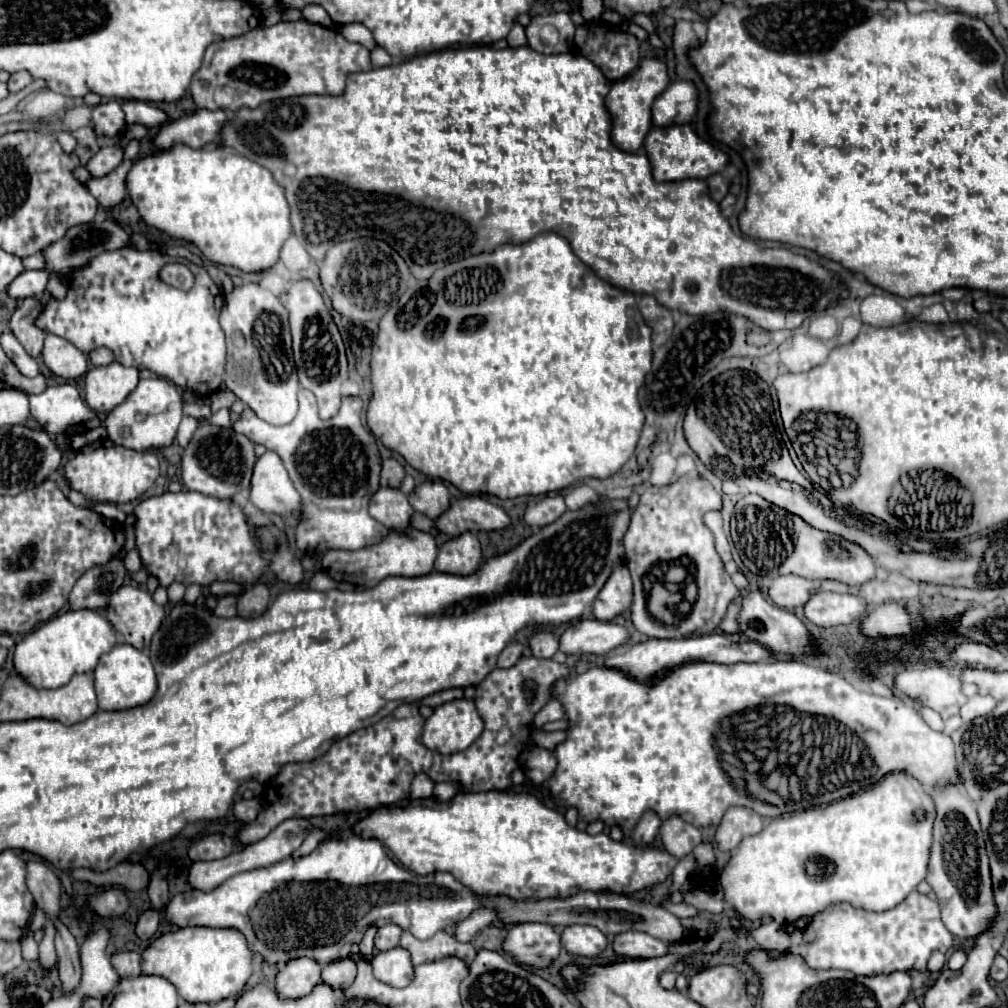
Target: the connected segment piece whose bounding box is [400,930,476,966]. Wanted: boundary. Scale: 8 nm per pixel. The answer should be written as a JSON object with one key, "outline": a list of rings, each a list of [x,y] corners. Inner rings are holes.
{"outline":[[[444,930],[436,932],[428,940],[418,940],[412,934],[404,932],[402,940],[400,940],[400,946],[410,952],[410,958],[412,958],[414,966],[424,964],[424,962],[442,960],[442,958],[448,958],[448,956],[456,956],[466,966],[470,966],[472,960],[474,960],[474,956],[476,956],[476,950],[474,950],[472,944],[456,942],[456,938],[450,936],[450,934],[446,934]]]}

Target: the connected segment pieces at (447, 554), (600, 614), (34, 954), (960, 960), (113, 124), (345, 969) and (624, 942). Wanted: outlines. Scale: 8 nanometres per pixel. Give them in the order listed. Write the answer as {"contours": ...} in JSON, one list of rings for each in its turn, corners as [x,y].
{"contours":[[[[464,532],[456,538],[446,540],[440,546],[438,558],[436,558],[436,570],[448,572],[448,574],[472,574],[482,564],[482,550],[474,534]]],[[[626,566],[614,568],[612,576],[600,590],[596,602],[594,602],[594,616],[602,622],[614,620],[620,612],[630,608],[632,604],[632,578]]],[[[29,932],[28,935],[21,941],[22,956],[26,958],[39,958],[38,943],[33,938],[33,933]]],[[[956,948],[956,950],[950,954],[950,958],[948,958],[948,968],[960,970],[960,968],[964,966],[964,962],[966,962],[966,952],[964,952],[964,948]]],[[[106,100],[106,102],[100,102],[98,106],[94,106],[92,120],[94,120],[96,130],[106,136],[118,136],[126,126],[124,112],[120,108],[120,102],[116,102],[116,100]]],[[[350,958],[328,962],[322,966],[322,982],[330,988],[348,988],[356,978],[356,962]]],[[[628,930],[622,934],[616,934],[616,938],[612,940],[612,948],[616,954],[624,956],[624,958],[656,958],[656,956],[664,956],[668,952],[668,944],[652,938],[650,934],[638,932],[638,930]]]]}

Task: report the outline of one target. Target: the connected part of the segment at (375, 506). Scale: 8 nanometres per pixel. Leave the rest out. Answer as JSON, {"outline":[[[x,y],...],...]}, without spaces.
{"outline":[[[380,486],[372,498],[368,512],[372,518],[382,522],[390,530],[404,530],[410,526],[410,516],[414,514],[408,498],[398,488]]]}

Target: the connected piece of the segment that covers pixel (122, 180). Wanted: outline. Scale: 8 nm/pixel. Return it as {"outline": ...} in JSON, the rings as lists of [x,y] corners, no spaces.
{"outline":[[[126,160],[112,174],[106,174],[104,178],[90,178],[86,182],[86,190],[104,208],[112,208],[112,206],[120,204],[126,196],[126,174],[132,164],[134,164],[134,160]]]}

